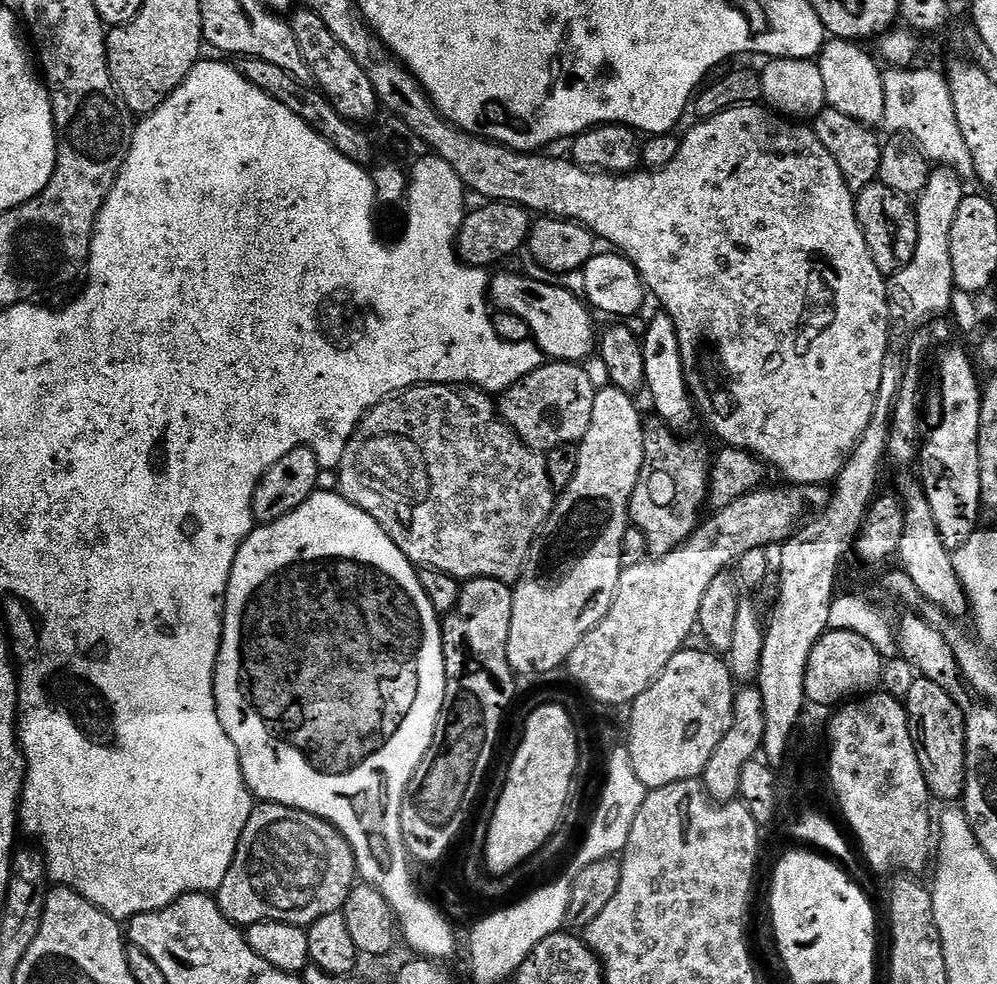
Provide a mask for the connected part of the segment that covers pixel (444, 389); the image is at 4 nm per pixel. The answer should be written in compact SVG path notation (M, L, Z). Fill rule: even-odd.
M418 384L415 388L408 388L405 392L389 396L381 404L374 406L360 421L356 433L350 438L346 446L346 454L342 454L338 473L340 495L345 496L366 514L370 514L370 518L374 518L374 522L378 522L378 526L386 530L394 546L398 546L398 550L406 554L410 563L424 570L453 576L455 580L461 582L488 578L500 580L509 586L515 585L524 569L528 552L540 535L540 527L548 521L550 514L556 509L558 495L557 489L553 488L550 482L545 457L520 441L516 431L500 415L497 401L482 388L458 384Z

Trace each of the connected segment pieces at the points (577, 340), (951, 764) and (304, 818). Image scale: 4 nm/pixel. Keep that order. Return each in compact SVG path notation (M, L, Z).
M500 272L493 280L491 277L491 303L501 312L509 312L522 318L522 322L528 324L531 339L549 361L583 362L593 355L598 344L598 328L592 325L593 313L589 305L570 290L531 280L525 274L517 275Z
M923 678L908 688L908 697L902 703L908 710L908 727L916 740L918 762L928 783L928 791L940 800L959 801L964 794L964 783L968 777L966 766L966 726L964 709L942 686Z
M261 803L253 807L250 814L250 822L246 822L246 830L242 830L242 838L238 842L238 850L234 854L234 862L230 862L230 870L226 870L226 878L222 878L222 886L215 893L214 899L216 905L222 910L224 917L231 924L237 926L247 926L257 924L263 920L277 920L287 924L298 924L307 926L318 922L318 918L326 918L326 914L334 914L343 909L346 898L351 894L354 885L357 883L358 873L356 871L356 859L350 850L348 840L340 833L330 822L318 818L309 812L303 812L297 808L287 808L281 804Z

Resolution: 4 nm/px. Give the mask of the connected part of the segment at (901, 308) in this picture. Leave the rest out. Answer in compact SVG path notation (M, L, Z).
M933 167L923 192L915 197L918 246L908 265L887 281L888 314L893 321L919 326L943 317L950 309L952 292L957 289L954 266L950 266L950 230L954 227L958 206L962 206L962 198L966 195L966 188L960 180L963 180L961 173L951 167Z

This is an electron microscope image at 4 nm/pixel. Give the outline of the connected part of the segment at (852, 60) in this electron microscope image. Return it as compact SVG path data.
M832 38L820 51L818 63L822 70L822 83L826 85L827 107L838 110L849 118L854 118L854 122L880 126L884 123L884 107L886 106L882 68L873 53L872 57L870 53L863 52L860 48L863 47L851 40Z

